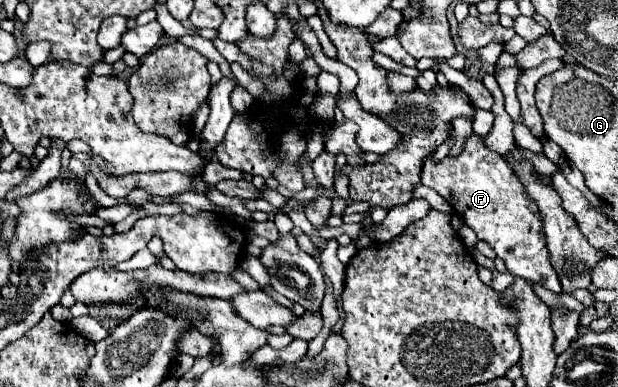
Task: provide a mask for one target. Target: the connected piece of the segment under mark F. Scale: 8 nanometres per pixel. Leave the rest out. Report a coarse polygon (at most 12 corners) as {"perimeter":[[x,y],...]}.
{"perimeter":[[471,135],[425,159],[435,189],[507,269],[561,295],[537,203]]}

